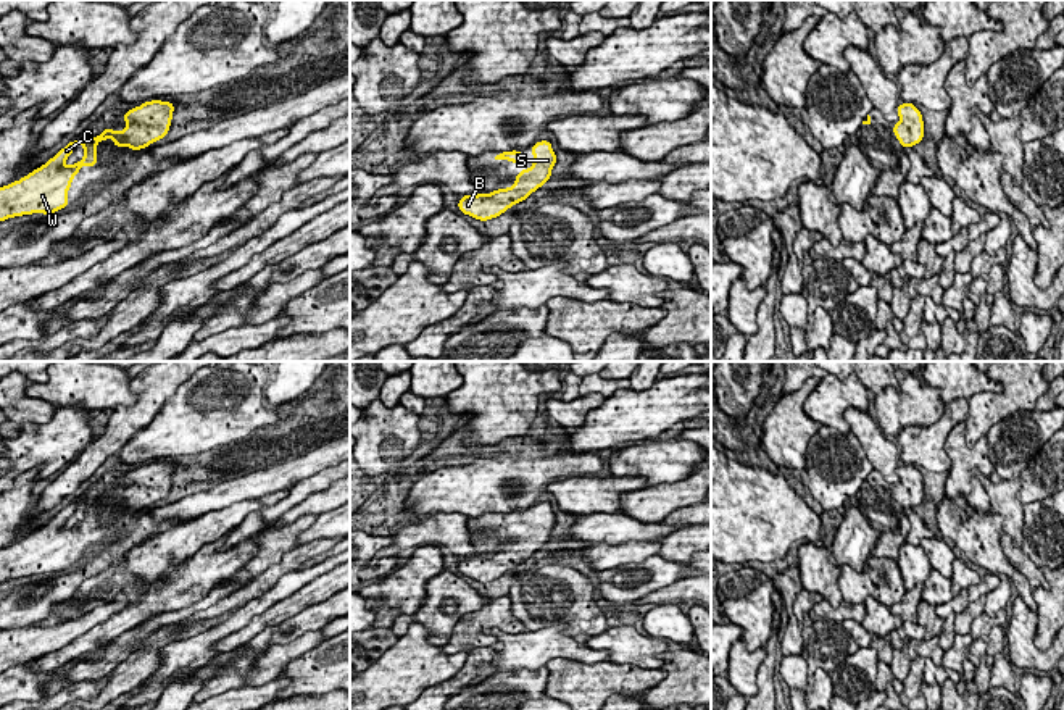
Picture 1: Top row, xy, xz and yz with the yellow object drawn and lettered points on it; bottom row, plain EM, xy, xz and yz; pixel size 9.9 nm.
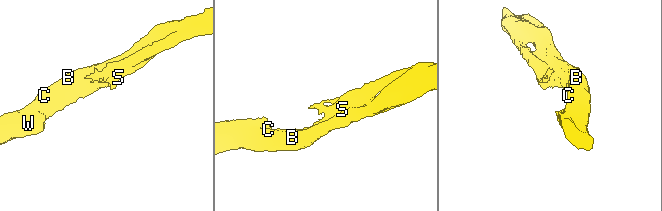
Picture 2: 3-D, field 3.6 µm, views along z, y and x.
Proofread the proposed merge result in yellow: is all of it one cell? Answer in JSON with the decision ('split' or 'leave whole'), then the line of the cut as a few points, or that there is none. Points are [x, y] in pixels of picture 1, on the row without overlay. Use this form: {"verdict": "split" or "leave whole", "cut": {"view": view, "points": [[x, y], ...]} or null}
{"verdict": "leave whole", "cut": null}

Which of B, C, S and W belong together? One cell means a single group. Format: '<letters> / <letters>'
B C S W

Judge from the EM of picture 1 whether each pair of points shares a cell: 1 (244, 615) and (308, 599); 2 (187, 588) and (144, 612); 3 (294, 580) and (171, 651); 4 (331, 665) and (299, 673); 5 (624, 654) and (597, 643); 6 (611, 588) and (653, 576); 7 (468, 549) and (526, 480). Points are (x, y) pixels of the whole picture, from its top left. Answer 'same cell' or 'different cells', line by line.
1: different cells
2: same cell
3: same cell
4: same cell
5: same cell
6: same cell
7: different cells

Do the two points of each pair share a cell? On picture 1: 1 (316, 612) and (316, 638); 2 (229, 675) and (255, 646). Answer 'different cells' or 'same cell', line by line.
1: different cells
2: same cell

